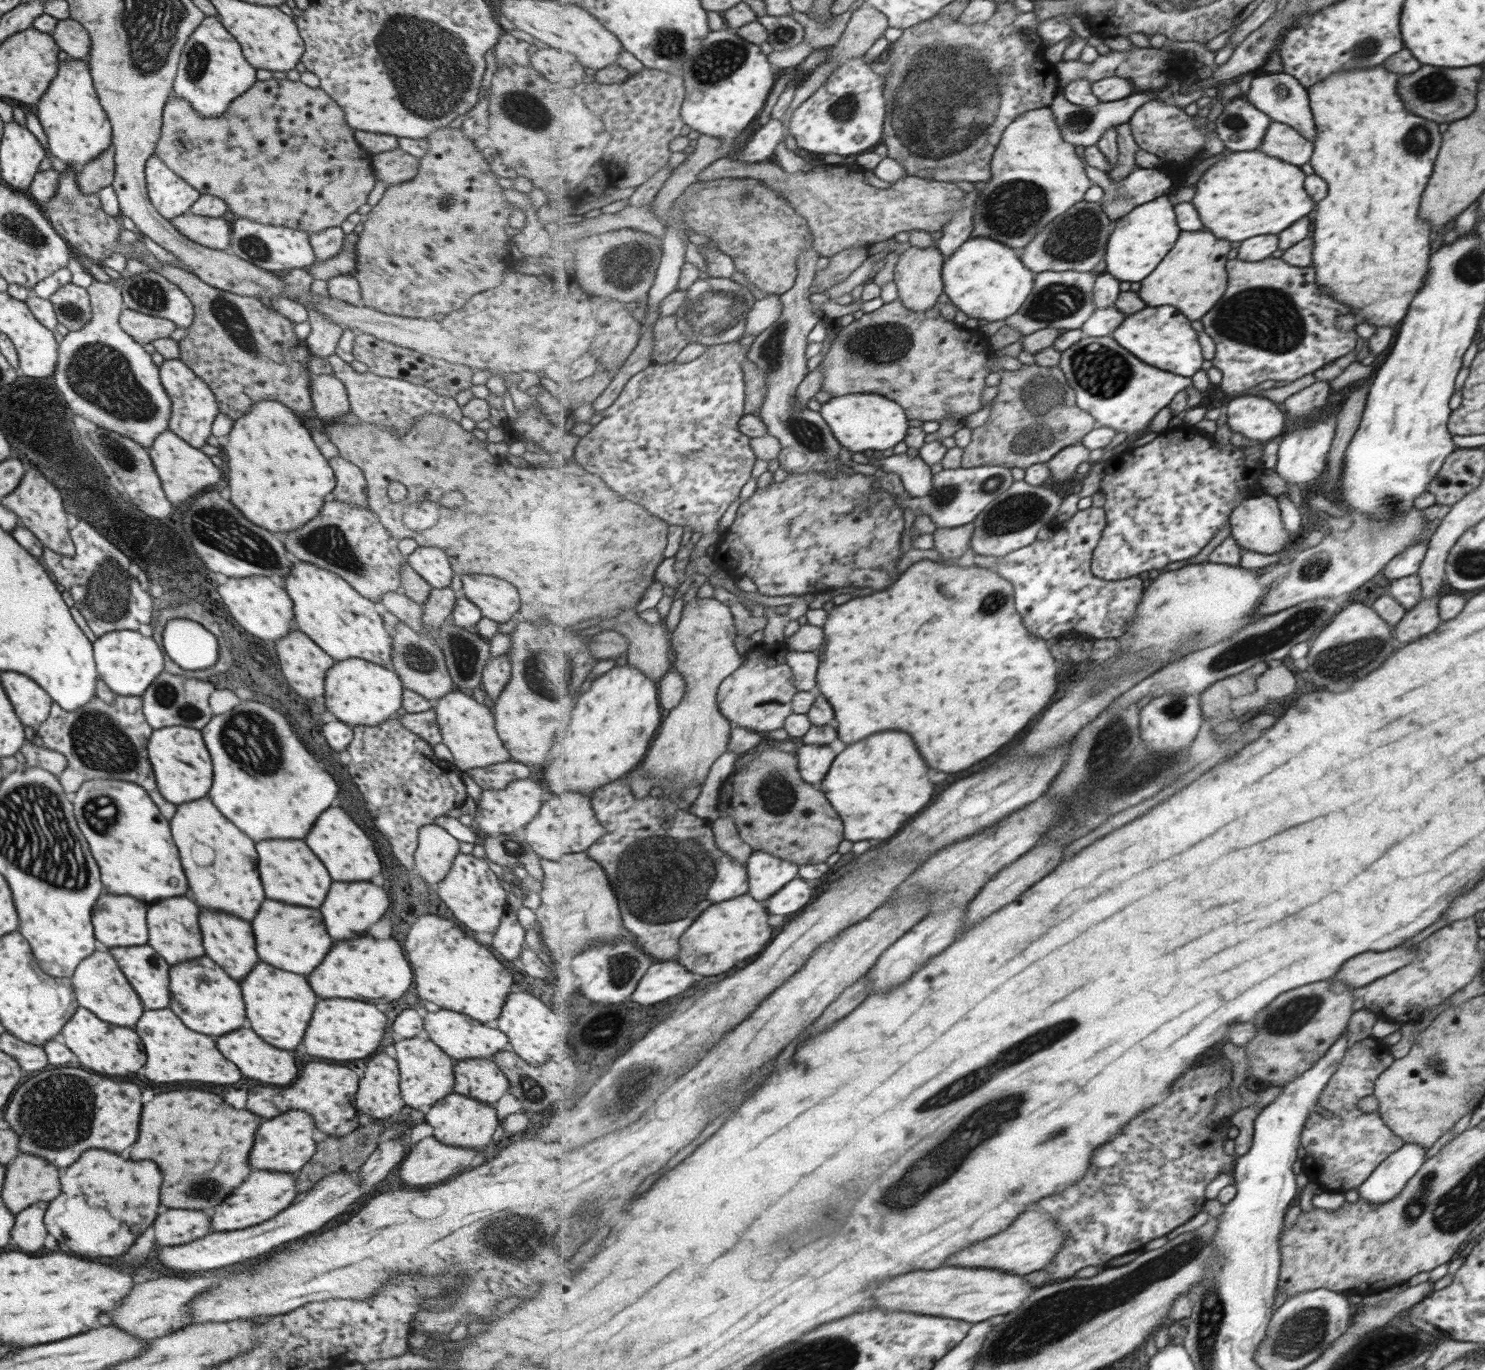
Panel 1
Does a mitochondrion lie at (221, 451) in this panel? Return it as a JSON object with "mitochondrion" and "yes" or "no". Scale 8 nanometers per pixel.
{"mitochondrion":"no"}

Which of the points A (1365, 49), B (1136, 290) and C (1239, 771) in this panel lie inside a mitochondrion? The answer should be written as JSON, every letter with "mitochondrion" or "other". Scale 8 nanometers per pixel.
{"A":"mitochondrion","B":"other","C":"other"}

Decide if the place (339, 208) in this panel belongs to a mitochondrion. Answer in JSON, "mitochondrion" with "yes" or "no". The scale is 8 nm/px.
{"mitochondrion":"no"}

